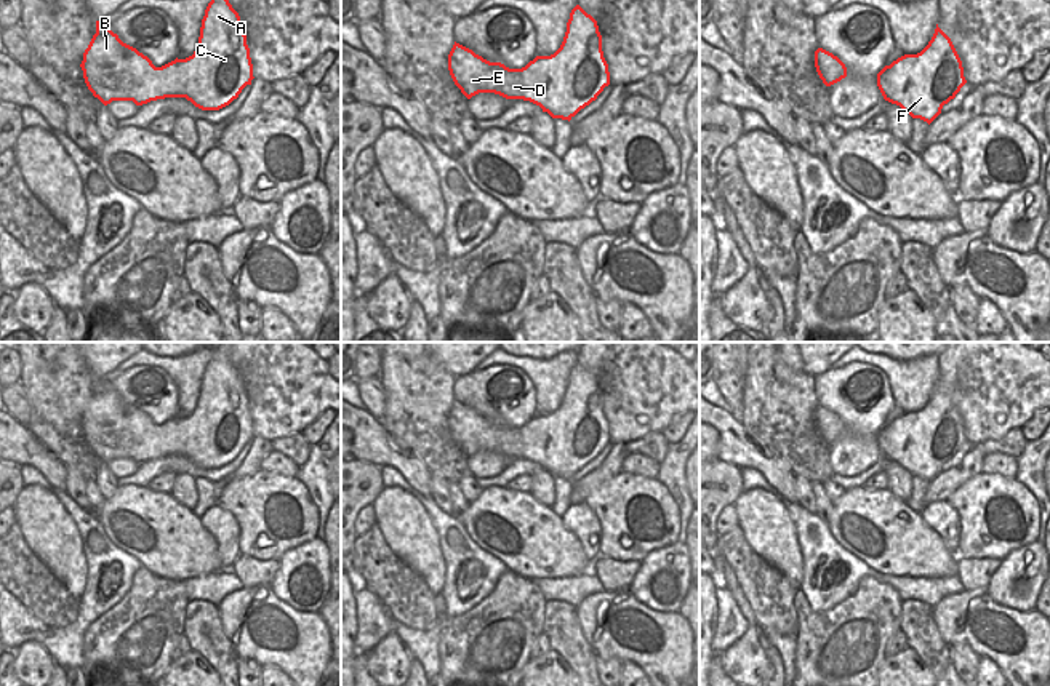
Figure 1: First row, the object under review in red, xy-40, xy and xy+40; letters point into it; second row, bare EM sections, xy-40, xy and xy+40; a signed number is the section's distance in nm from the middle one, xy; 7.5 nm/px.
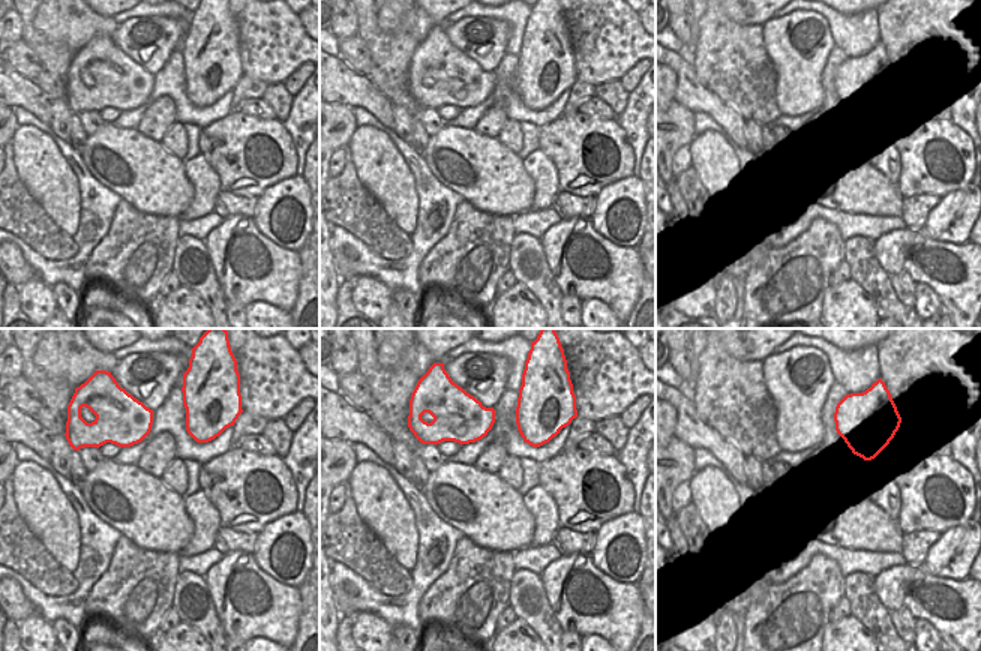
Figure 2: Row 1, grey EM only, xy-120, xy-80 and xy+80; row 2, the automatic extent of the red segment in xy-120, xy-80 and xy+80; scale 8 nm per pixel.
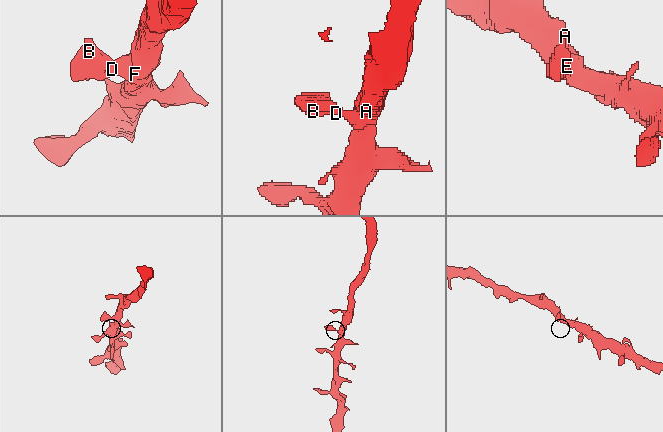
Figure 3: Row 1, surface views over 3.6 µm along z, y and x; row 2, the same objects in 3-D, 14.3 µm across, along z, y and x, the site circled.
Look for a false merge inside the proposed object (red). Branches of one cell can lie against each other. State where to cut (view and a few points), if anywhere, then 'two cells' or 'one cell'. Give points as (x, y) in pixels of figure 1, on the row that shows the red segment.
no cut | one cell

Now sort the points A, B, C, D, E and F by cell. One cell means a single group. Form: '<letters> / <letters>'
A B C D E F

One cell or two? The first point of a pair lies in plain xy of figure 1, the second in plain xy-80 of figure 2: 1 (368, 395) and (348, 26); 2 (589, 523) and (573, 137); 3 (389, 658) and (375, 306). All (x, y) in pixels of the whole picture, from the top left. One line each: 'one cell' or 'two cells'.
1: two cells
2: two cells
3: one cell

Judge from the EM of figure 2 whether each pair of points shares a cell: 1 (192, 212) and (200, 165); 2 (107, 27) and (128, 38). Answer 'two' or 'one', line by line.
1: one
2: two

